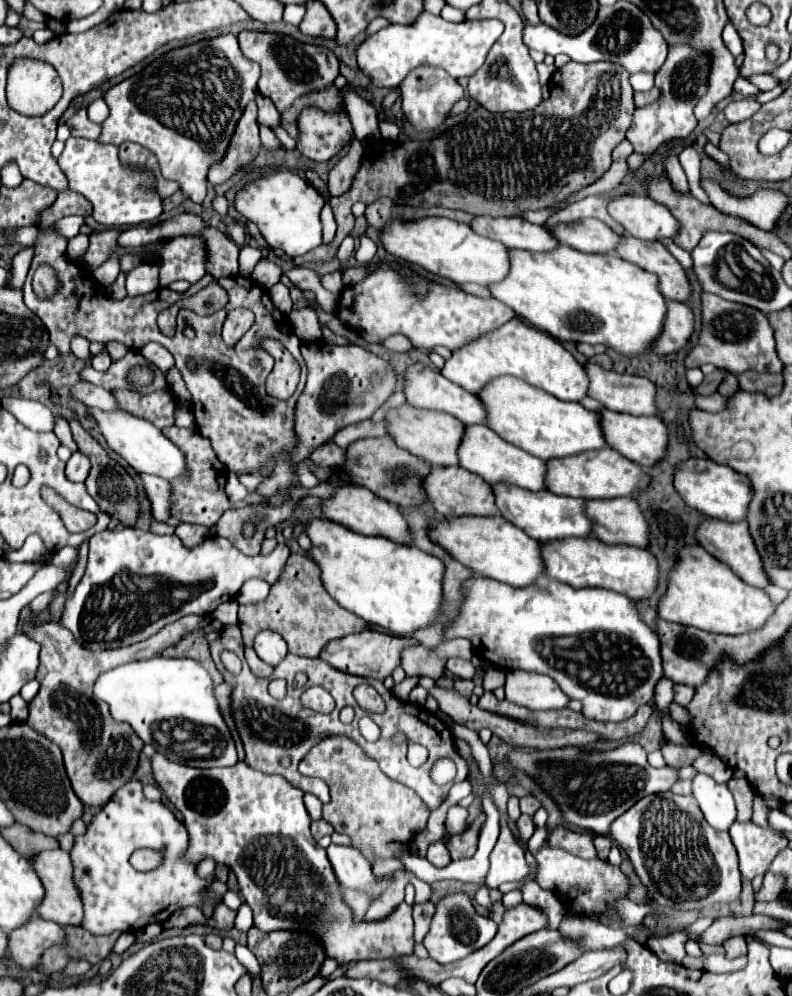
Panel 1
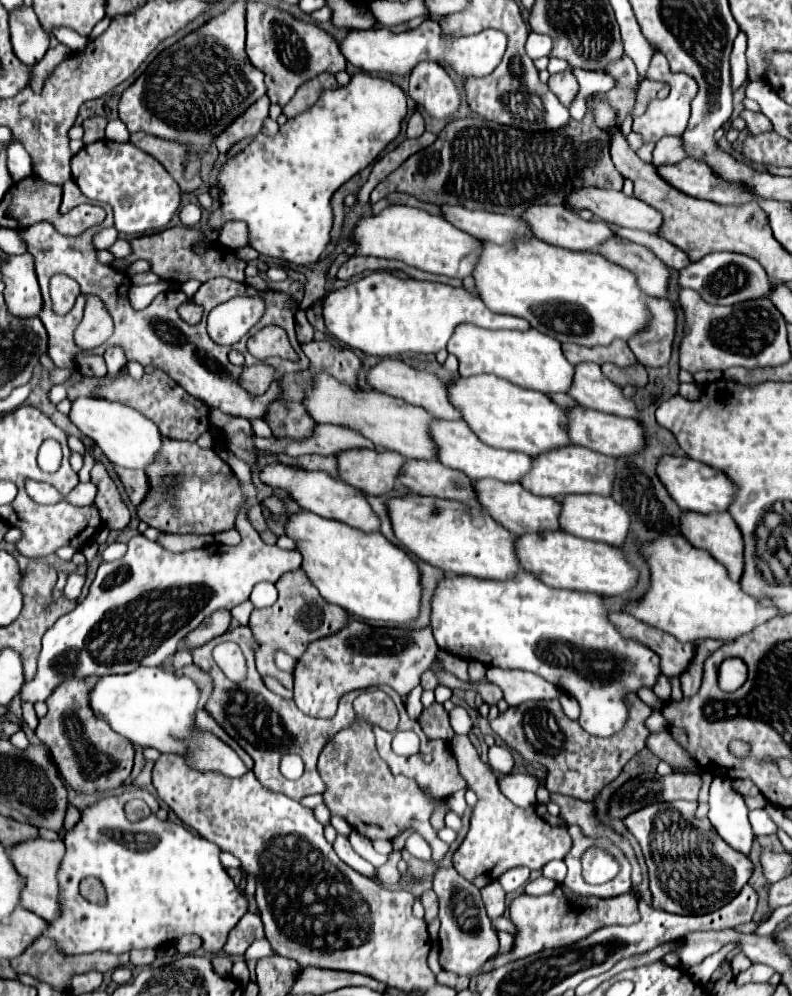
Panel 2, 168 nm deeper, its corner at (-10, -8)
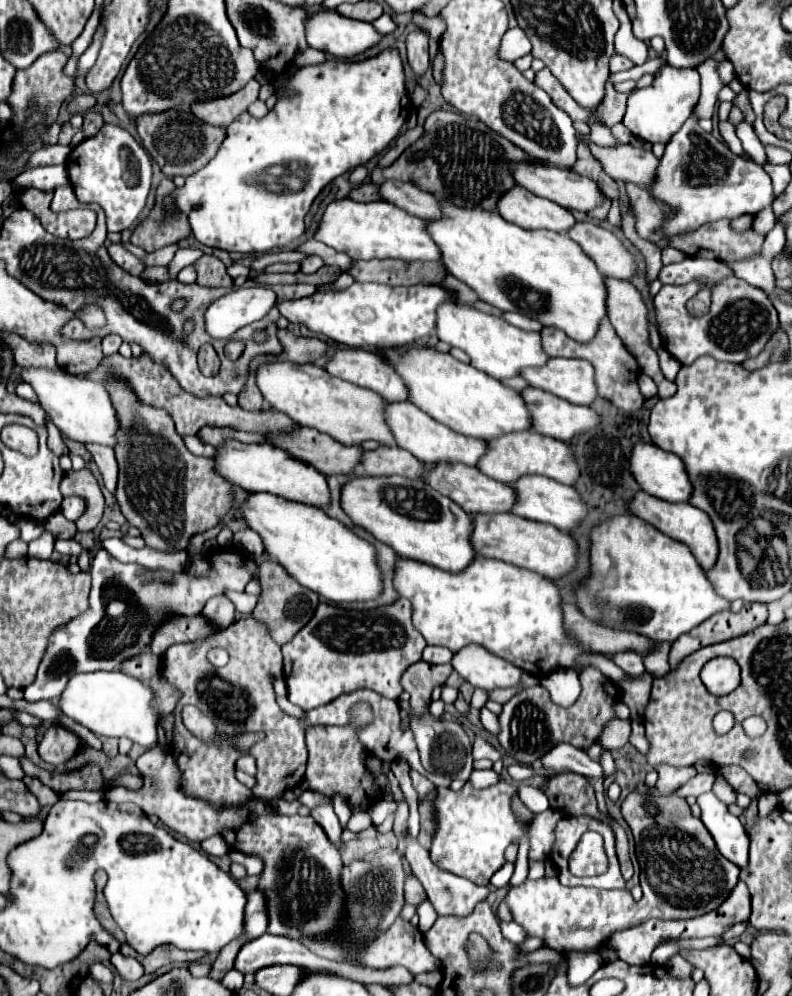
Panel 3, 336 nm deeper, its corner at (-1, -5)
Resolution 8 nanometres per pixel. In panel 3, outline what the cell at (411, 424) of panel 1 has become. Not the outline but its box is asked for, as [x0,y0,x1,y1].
[256,362,394,446]

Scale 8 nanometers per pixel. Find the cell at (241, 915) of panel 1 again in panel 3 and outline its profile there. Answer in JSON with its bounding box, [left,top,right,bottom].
[234,934,338,974]

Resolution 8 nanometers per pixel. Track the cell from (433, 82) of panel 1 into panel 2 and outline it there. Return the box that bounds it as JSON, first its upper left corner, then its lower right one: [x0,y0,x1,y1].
[409,61,461,119]

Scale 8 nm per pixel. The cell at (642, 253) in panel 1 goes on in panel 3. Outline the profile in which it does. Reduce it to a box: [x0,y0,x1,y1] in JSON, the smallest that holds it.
[568,222,634,280]

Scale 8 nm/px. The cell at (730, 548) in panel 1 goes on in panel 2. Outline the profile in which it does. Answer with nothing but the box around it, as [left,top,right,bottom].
[683,511,745,581]

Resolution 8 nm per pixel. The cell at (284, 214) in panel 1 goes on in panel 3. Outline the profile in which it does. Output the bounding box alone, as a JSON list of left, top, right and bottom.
[162,48,408,254]

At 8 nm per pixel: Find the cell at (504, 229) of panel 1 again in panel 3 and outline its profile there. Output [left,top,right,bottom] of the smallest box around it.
[378,180,440,220]

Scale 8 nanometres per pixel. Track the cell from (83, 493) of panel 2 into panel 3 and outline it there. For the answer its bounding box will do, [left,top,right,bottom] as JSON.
[60,496,86,520]

